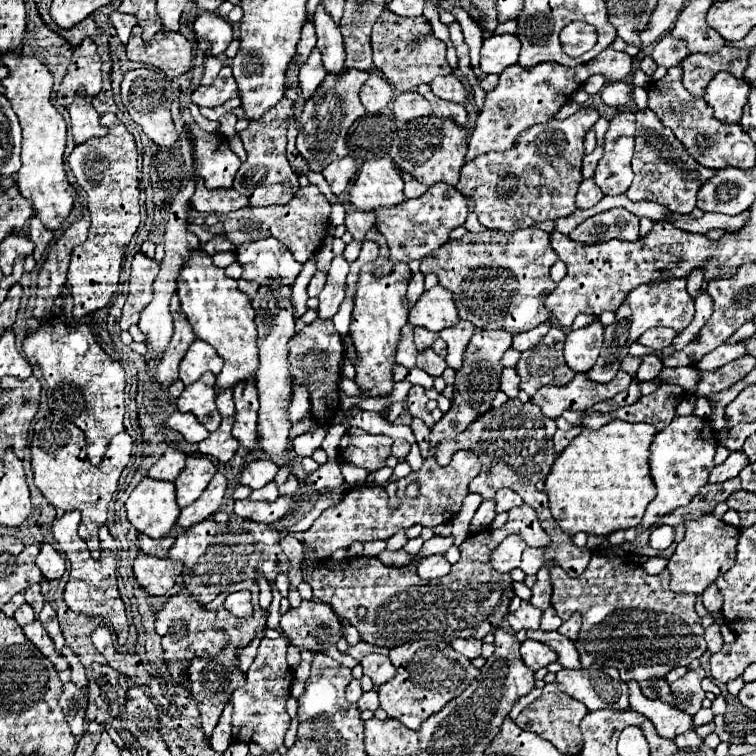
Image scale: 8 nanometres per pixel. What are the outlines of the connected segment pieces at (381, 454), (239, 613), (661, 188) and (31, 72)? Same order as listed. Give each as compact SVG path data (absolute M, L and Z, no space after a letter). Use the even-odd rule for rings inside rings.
M348 431L340 439L338 457L342 463L376 471L384 467L384 461L390 455L392 443L394 439L388 435L370 435L370 433L356 435L354 431Z
M247 590L230 593L224 601L224 609L236 617L247 618L253 614L251 593Z
M650 109L636 111L636 149L632 159L632 171L634 181L626 191L628 199L656 201L680 215L694 209L698 189L716 173L714 169L700 167L700 163L696 163L696 159L688 155L686 147L676 139L676 135L668 131L668 127L664 127L660 119L656 119L656 113Z
M4 53L2 63L10 69L8 77L2 79L2 85L6 89L4 95L10 99L22 127L22 167L16 173L16 183L22 197L32 201L34 213L44 223L44 227L50 231L56 231L62 227L64 219L70 215L76 201L76 191L68 183L66 169L64 169L66 121L56 111L50 99L52 75L34 57Z

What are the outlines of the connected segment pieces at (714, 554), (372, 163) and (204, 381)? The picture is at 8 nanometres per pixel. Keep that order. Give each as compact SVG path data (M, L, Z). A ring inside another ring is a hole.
M712 513L702 515L698 519L684 521L686 535L676 545L674 555L668 561L670 571L670 587L674 593L702 593L718 575L728 571L736 559L736 543L740 535L740 527L728 525L714 517Z
M390 157L368 159L362 163L358 177L350 187L350 203L360 211L372 211L376 207L390 207L402 203L404 181L394 169Z
M206 373L196 383L188 385L182 395L176 399L178 411L182 413L194 413L196 419L208 429L216 431L222 417L214 405L216 389L214 389L214 375Z

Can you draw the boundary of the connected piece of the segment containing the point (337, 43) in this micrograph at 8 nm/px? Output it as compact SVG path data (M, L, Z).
M322 1L316 7L314 13L314 23L316 23L316 35L318 35L318 49L322 51L322 61L328 73L338 75L342 73L344 67L344 45L342 45L342 35L338 23L332 23L332 17L324 11Z

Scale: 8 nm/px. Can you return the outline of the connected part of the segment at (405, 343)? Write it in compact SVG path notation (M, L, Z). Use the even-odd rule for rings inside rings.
M408 323L402 333L400 333L400 343L398 343L398 349L396 349L396 363L398 365L404 365L404 367L414 367L416 363L416 355L418 355L418 349L412 341L412 325Z

